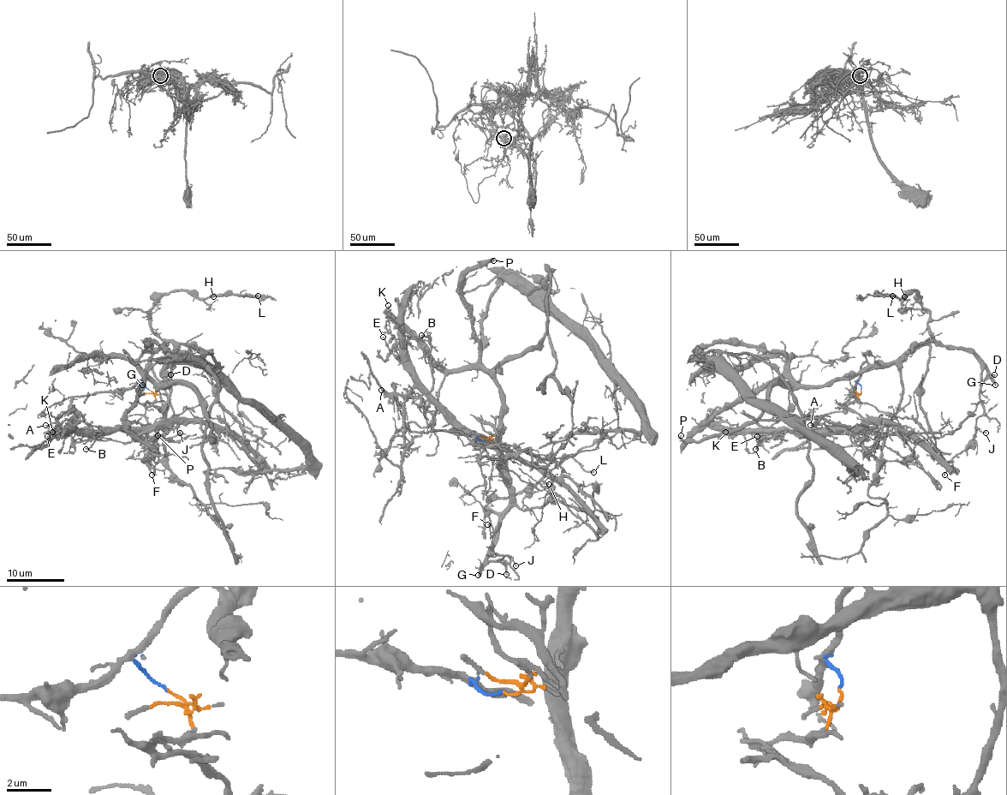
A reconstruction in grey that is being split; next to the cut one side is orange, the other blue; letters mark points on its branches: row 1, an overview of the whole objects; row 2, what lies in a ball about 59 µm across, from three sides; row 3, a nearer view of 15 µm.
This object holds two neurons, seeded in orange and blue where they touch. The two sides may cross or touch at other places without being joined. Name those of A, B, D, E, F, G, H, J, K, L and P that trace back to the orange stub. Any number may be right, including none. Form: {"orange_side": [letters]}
{"orange_side": ["A", "B", "E", "K"]}

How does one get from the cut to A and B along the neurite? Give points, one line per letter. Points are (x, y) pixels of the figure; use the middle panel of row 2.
A: (485, 439), (491, 435), (484, 422), (499, 441), (471, 435), (434, 403), (385, 397), (381, 391)
B: (485, 439), (491, 435), (484, 422), (499, 439), (498, 443), (472, 435), (431, 395), (430, 337), (421, 336)

